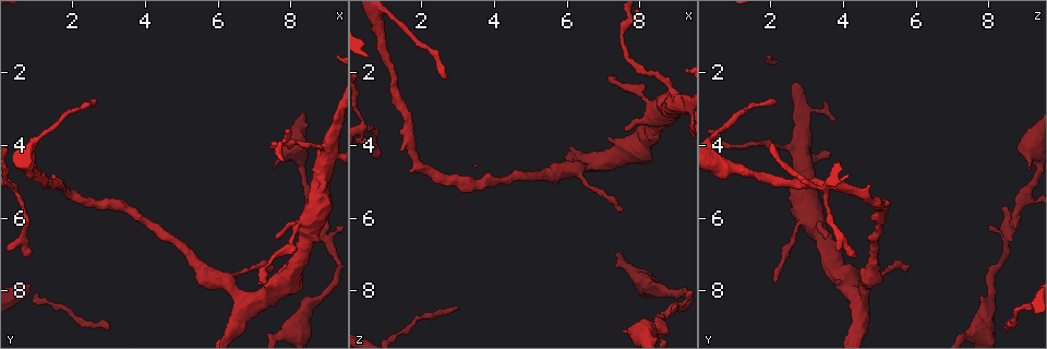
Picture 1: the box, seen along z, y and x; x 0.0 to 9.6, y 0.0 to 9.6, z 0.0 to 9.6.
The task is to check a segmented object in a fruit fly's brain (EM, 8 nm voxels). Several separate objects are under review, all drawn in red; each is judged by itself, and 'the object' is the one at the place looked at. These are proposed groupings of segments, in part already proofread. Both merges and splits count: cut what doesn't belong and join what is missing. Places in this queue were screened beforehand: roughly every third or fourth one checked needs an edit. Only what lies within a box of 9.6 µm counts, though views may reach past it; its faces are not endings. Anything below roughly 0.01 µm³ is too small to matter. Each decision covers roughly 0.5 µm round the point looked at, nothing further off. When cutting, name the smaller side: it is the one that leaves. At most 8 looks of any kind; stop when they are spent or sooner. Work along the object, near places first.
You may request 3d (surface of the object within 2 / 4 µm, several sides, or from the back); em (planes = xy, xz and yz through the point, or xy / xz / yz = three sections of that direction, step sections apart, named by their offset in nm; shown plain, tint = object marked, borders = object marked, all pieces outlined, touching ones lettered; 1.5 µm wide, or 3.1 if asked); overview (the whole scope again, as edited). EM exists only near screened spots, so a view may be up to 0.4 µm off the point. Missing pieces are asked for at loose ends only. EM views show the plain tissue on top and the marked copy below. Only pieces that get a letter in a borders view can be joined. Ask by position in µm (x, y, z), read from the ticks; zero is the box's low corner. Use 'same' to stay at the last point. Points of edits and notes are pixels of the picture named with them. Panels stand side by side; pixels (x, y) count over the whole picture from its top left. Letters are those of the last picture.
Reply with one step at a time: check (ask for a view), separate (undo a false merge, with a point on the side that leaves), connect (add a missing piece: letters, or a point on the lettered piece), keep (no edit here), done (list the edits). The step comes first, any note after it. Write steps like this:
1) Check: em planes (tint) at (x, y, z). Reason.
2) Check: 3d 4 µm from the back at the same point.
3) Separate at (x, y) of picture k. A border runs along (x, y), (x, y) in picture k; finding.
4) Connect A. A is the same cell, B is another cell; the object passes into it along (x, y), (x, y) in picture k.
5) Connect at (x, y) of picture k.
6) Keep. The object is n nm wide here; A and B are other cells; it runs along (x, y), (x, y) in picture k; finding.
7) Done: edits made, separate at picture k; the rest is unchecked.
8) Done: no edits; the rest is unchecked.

Check: 3d 4 µm at (9.05, 5.75, 8.50). Free end.

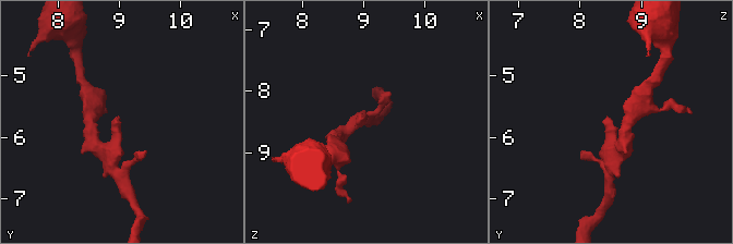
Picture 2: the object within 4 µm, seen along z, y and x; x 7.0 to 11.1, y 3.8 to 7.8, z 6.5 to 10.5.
Check: em planes (borders) at (9.00, 5.70, 8.40).

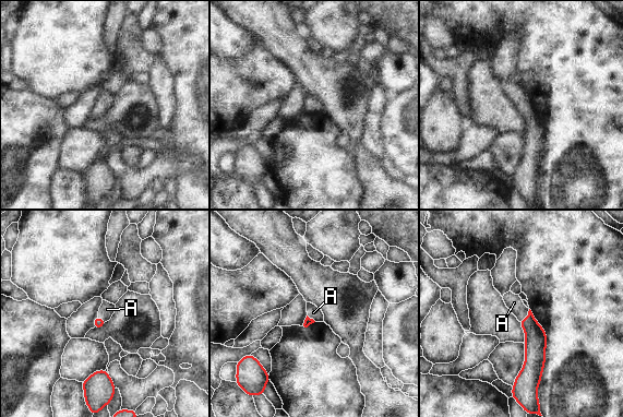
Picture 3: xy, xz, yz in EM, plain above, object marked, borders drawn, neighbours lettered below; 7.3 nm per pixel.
Connect A. The longest contact is with A, 130 nm; A is the same cell; it goes on there.

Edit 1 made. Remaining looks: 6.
Check: overview. Redraw.

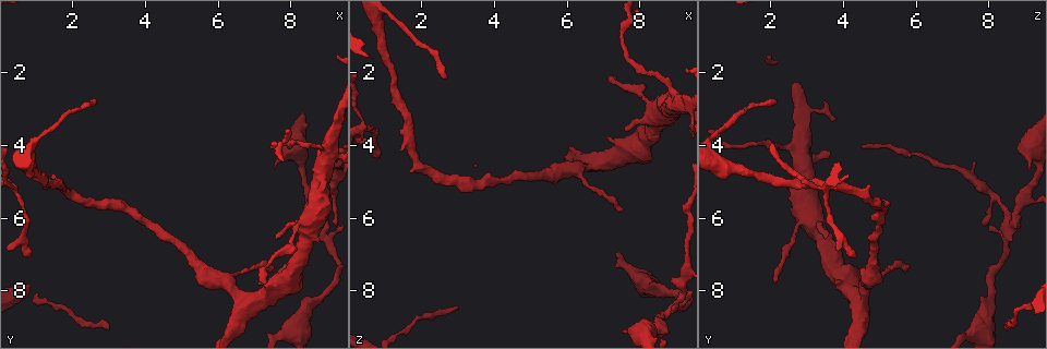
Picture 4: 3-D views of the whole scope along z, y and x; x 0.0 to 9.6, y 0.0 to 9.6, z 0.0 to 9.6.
Check: 3d 4 µm from the back at (9.00, 4.20, 2.80). Looks like a crossing.

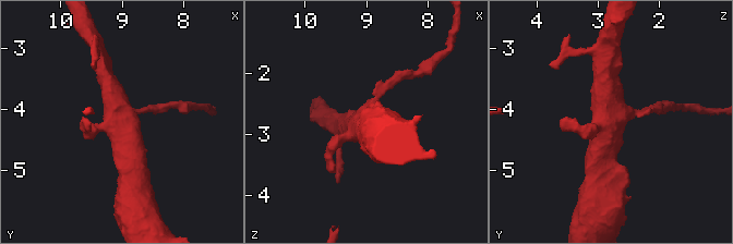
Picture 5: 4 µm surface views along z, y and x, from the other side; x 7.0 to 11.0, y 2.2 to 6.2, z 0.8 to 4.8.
Check: em xz step 4 (tint) at (9.00, 4.20, 2.75). 4 arms meet here; shape alone is not enough.

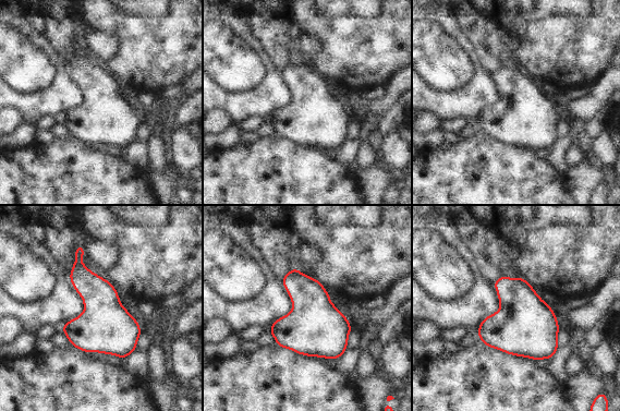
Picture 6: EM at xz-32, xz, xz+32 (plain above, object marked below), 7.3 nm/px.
Check: em planes (borders) at the same point.

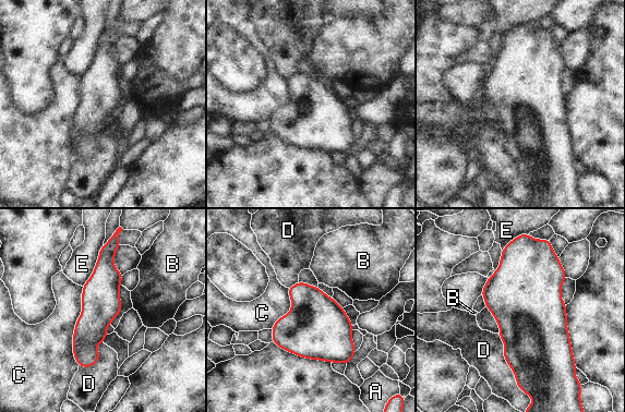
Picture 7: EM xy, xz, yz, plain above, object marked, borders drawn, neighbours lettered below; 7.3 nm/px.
Keep. A, B, C, D and E are other cells; it runs along (106, 250), (84, 364) in picture 7; one neuron here.

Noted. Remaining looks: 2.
Check: em xy step 4 (tint) at (2.95, 9.15, 8.55). Free end.

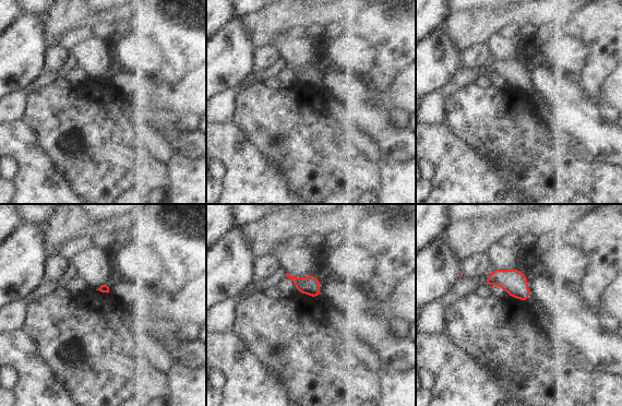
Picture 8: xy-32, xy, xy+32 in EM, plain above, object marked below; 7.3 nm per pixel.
Check: em planes (borders) at the same point. Another direction.

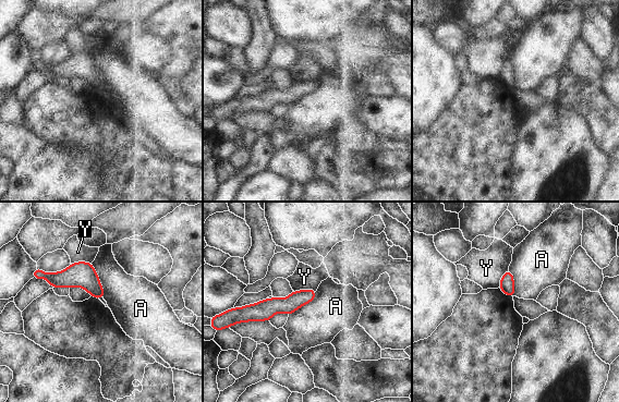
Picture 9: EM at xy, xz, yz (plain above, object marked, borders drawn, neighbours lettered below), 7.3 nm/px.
Keep. A and Y are other cells; a border runs along (90, 263), (104, 291), (104, 297) in picture 9; no lettered piece goes on from it.

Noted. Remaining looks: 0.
Done: edits made, connect at picture 3; the rest is unchecked.

